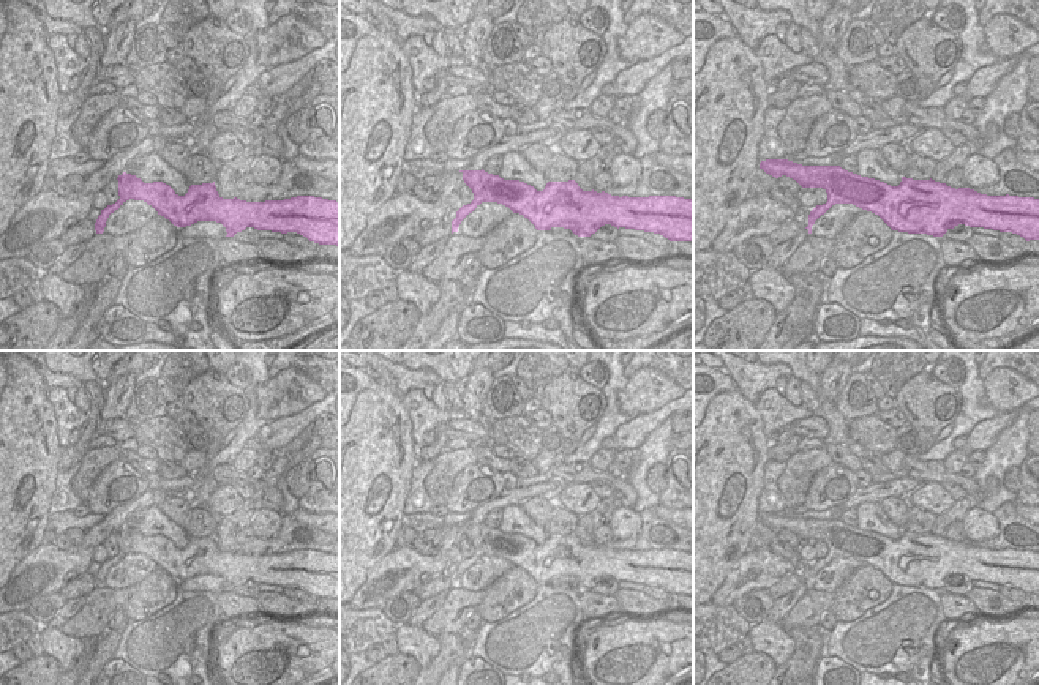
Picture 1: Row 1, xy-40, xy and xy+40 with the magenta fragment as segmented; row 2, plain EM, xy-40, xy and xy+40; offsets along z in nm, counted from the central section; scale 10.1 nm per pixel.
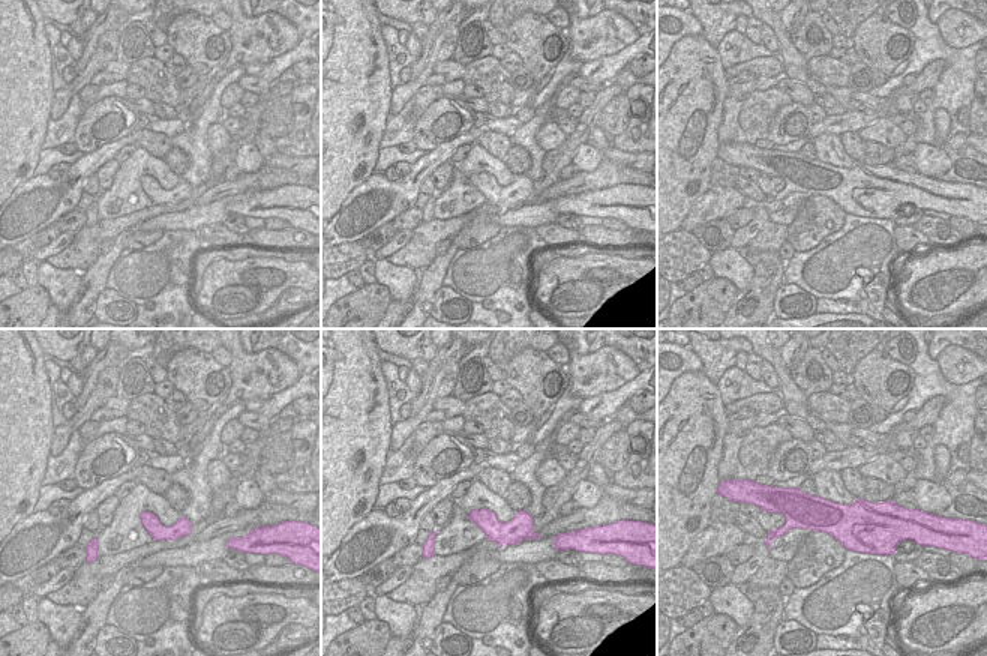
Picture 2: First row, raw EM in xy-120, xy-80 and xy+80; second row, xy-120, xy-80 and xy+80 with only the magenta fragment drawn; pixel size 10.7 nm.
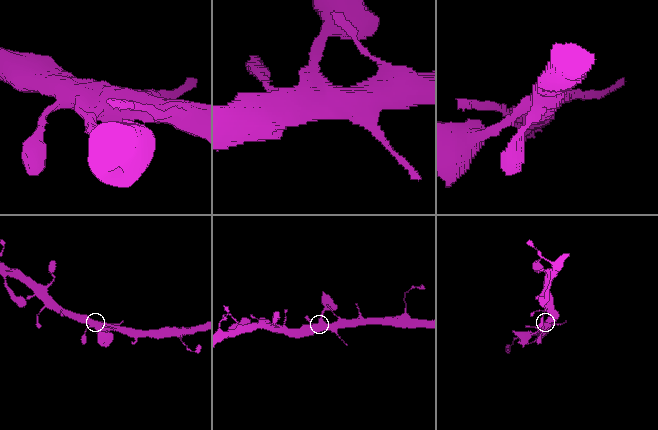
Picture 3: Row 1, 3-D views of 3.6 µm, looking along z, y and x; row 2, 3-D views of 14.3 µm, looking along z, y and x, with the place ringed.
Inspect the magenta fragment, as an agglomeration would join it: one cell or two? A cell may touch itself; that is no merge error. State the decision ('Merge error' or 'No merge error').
No merge error

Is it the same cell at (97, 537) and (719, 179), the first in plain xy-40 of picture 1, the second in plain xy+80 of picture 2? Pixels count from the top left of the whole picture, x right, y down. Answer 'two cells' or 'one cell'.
two cells

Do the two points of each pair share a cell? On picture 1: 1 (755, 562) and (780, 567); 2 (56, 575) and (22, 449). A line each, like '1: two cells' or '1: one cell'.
1: one cell
2: two cells

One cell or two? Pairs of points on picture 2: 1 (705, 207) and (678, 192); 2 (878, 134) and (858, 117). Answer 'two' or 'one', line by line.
1: two
2: two

